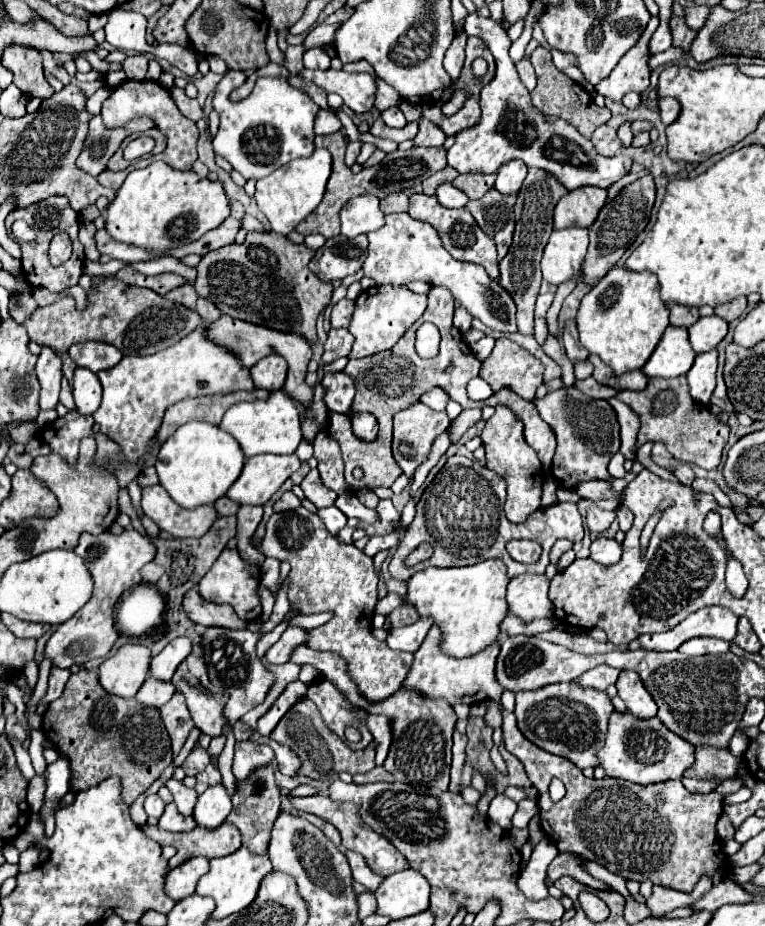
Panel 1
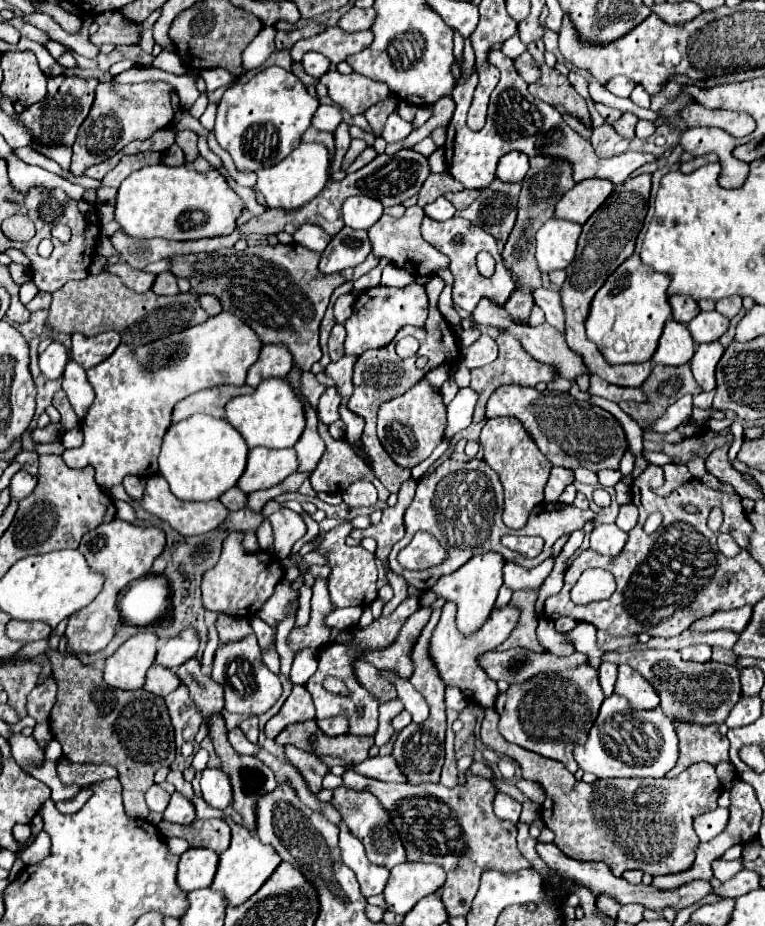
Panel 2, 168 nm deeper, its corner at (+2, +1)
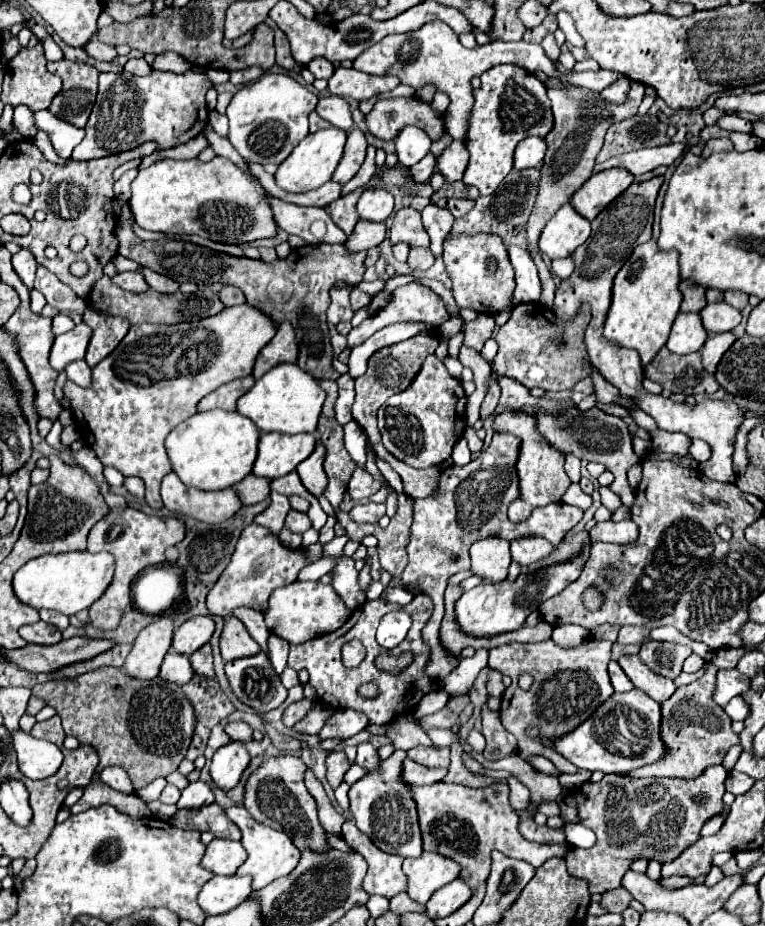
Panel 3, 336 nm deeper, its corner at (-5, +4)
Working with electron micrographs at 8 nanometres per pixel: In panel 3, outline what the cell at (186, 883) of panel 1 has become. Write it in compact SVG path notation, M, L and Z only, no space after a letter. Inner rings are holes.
M215 838L209 846L207 852L201 860L203 868L211 870L213 874L221 876L233 876L237 868L245 862L247 852L243 850L241 842L227 840L227 838Z

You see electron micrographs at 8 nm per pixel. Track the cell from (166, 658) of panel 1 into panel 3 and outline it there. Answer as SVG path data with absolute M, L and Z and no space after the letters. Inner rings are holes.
M195 616L189 618L187 622L183 622L173 636L173 646L171 650L177 654L193 654L195 650L199 650L203 644L207 644L213 636L215 630L215 622L211 616Z

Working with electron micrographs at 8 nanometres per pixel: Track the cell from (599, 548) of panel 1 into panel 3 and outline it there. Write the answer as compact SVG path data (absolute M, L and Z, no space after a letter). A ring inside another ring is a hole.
M621 520L621 522L597 522L589 536L593 542L615 542L615 544L629 544L637 538L637 524L633 520Z

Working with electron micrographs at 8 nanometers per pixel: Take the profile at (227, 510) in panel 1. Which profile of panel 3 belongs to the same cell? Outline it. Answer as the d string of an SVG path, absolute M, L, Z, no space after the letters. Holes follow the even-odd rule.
M249 474L241 482L237 482L233 486L233 490L237 492L237 496L243 504L257 504L269 496L269 492L271 492L269 482L271 482L269 478L259 478L255 474Z

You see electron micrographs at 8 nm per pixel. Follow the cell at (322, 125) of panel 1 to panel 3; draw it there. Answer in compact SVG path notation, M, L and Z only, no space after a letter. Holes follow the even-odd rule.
M321 96L319 102L317 102L315 112L317 112L323 120L331 122L331 124L337 126L337 128L351 130L351 126L353 126L353 118L351 118L349 104L347 104L347 100L339 98L339 96Z

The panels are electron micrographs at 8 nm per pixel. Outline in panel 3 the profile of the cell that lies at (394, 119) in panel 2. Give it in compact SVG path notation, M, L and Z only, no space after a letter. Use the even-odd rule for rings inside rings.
M415 126L403 128L399 136L395 138L395 146L397 146L399 162L405 168L411 168L413 164L417 164L421 158L425 158L431 152L431 140L427 138L423 130Z

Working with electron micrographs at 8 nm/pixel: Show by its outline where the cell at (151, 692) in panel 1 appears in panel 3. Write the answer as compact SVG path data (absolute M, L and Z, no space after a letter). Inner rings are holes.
M167 652L163 664L161 664L161 674L159 674L163 680L167 682L175 682L179 686L187 684L193 676L193 668L191 668L191 662L187 656L183 654L175 654L175 652Z

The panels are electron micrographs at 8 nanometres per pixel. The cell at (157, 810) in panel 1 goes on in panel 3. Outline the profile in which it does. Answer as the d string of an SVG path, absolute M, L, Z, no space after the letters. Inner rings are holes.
M167 784L167 786L165 786L165 790L163 790L163 792L161 792L161 796L159 796L159 802L163 802L163 804L177 804L179 794L181 794L181 792L179 792L175 786Z

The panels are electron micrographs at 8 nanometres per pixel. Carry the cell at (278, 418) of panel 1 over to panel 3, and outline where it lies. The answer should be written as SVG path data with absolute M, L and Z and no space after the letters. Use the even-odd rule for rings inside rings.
M279 364L263 374L255 386L243 394L237 402L237 412L251 418L261 432L315 432L321 406L325 402L325 390L319 382L297 364Z

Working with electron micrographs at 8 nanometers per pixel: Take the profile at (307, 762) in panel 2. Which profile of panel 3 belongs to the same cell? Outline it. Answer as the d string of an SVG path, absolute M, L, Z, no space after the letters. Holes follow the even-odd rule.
M331 752L331 756L327 758L327 780L331 784L331 788L337 788L343 782L345 772L351 768L351 762L347 760L345 752Z

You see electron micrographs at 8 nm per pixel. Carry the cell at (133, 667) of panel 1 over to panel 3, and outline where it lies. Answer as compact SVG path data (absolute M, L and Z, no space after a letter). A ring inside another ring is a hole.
M159 618L145 626L125 660L125 672L139 680L157 678L163 656L169 652L173 642L173 628L171 618Z

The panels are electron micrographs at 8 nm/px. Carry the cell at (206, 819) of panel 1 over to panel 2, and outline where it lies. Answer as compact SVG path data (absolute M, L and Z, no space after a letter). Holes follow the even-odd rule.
M204 769L202 779L202 797L210 807L216 807L224 811L232 803L232 787L228 781L228 775L222 773L222 769Z

